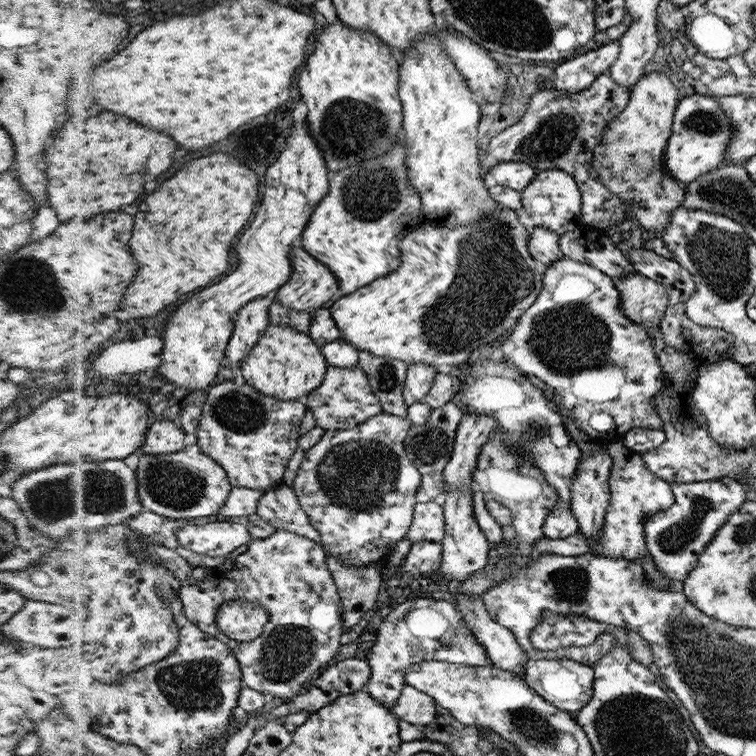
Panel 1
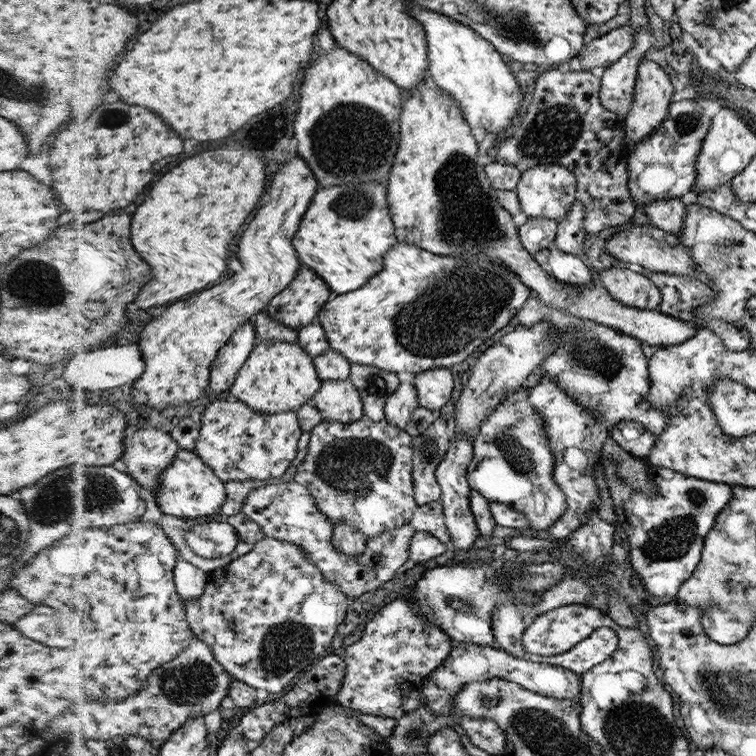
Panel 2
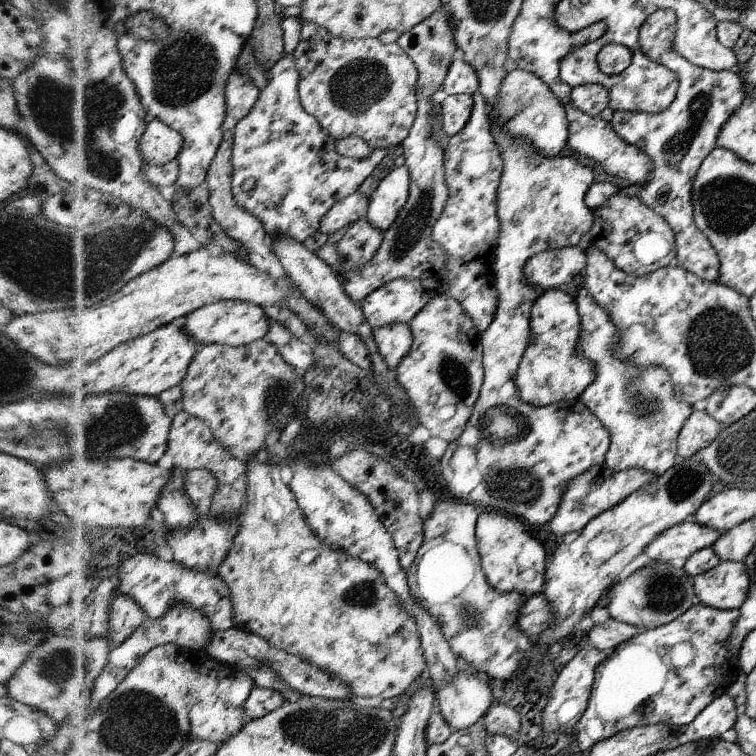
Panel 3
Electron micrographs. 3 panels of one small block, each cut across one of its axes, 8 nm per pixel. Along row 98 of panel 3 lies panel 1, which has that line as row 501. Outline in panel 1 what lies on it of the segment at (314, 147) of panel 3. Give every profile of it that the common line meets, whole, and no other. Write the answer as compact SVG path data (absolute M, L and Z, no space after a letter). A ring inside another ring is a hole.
M285 484L270 488L260 499L259 512L278 531L285 530L321 542L322 533L304 508L295 487Z

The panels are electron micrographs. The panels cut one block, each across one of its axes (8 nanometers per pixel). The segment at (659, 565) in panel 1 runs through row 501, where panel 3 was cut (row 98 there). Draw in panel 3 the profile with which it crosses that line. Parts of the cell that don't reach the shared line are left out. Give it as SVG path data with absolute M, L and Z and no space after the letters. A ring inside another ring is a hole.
M658 9L648 16L644 24L640 27L638 40L642 52L644 52L645 56L652 63L658 63L676 72L679 87L672 104L664 112L656 112L656 114L648 114L648 112L640 112L640 110L632 110L632 112L626 110L614 111L610 124L612 124L617 135L624 142L638 146L652 160L650 178L648 178L646 184L641 184L642 190L638 192L638 197L643 203L646 203L646 206L654 210L656 214L665 218L666 222L673 228L677 241L675 264L695 274L698 278L718 283L718 278L721 277L721 260L718 258L717 251L714 250L708 238L704 236L703 232L698 230L696 225L696 219L694 218L693 184L702 161L717 147L716 140L718 140L720 128L740 108L742 102L745 102L747 95L744 92L744 85L740 75L730 70L713 71L700 68L695 64L690 64L684 56L678 54L678 50L672 46L672 42L676 38L677 20L678 18L674 10Z

